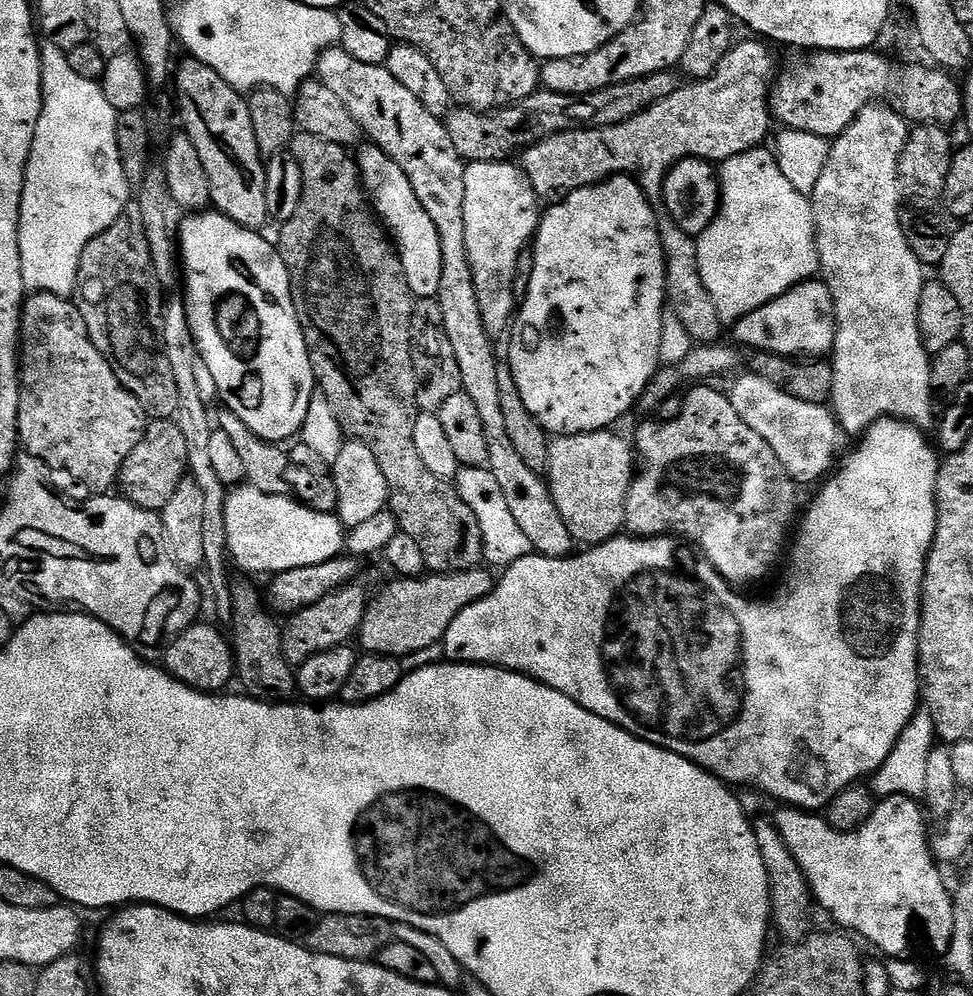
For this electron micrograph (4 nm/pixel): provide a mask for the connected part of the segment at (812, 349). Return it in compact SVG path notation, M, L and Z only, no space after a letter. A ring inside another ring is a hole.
M813 278L797 284L778 299L735 321L733 328L733 343L739 347L752 347L757 352L775 356L822 358L835 349L836 302L828 284Z

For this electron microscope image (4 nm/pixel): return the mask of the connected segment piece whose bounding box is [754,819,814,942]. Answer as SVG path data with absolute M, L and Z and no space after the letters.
M771 819L756 820L754 824L756 830L756 837L758 838L758 846L762 854L762 862L766 862L766 870L770 878L770 890L772 891L772 918L774 921L774 928L781 932L788 942L799 942L808 939L813 935L814 928L812 928L812 904L814 908L814 897L812 895L812 888L808 884L806 874L802 870L802 866L794 858L794 854L790 850L790 846L784 841L784 835L776 828L775 823Z

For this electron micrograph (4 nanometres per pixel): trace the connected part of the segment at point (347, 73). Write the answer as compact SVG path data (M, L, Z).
M342 46L328 48L320 55L318 65L319 79L346 102L353 118L359 120L363 131L373 136L375 143L383 147L392 160L402 166L410 178L418 198L424 204L424 208L430 214L440 234L442 246L442 286L438 297L438 310L444 317L443 329L448 333L450 342L454 346L456 364L460 367L459 383L462 382L463 391L470 398L474 398L474 404L478 406L478 414L482 417L482 426L486 426L486 442L488 443L487 467L492 469L494 478L498 478L498 486L502 486L502 494L506 494L506 502L510 506L510 512L516 522L519 535L524 535L533 544L535 551L542 556L571 556L574 552L574 537L566 526L558 506L554 502L552 492L548 488L547 479L541 473L535 472L526 462L522 462L522 454L510 442L510 430L506 430L506 414L502 412L502 394L498 394L498 370L501 361L496 361L496 348L494 338L488 332L483 322L482 310L478 300L478 290L475 286L472 263L468 257L466 244L466 222L464 221L464 195L466 194L466 182L464 181L464 169L466 161L456 148L452 140L449 125L441 117L430 114L394 74L384 64L363 64L347 52Z

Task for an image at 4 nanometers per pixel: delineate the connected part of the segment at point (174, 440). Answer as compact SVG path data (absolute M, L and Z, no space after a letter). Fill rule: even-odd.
M156 418L147 425L144 441L126 458L120 471L119 483L124 484L132 503L147 512L159 512L170 502L176 487L186 478L189 471L188 444L179 423L168 418Z

